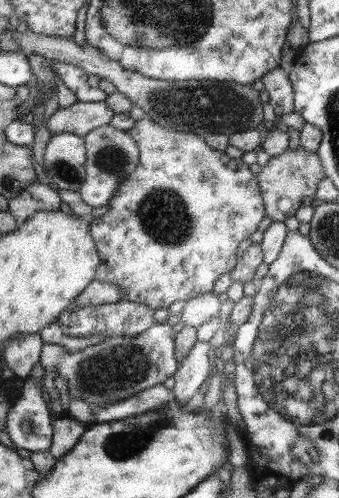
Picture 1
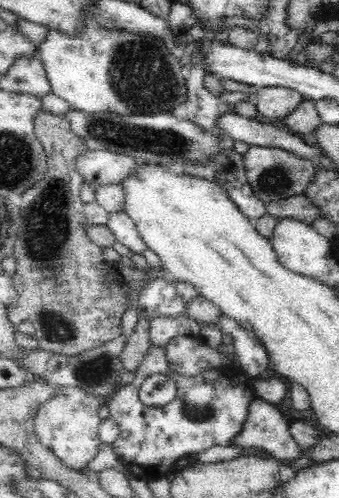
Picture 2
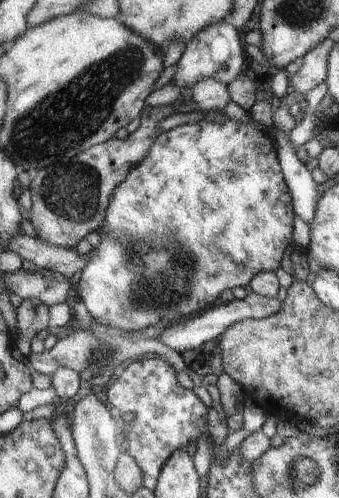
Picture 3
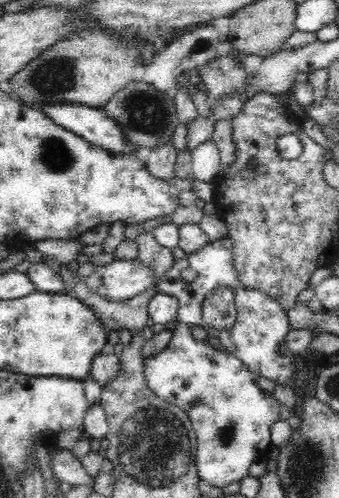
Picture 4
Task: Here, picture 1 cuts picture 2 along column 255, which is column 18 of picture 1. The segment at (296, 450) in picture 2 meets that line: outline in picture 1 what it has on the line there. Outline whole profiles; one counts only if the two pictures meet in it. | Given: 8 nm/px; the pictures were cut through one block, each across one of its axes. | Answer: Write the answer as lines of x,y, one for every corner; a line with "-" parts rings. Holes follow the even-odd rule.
29,376
25,380
21,398
13,406
13,412
9,416
9,430
7,430
7,434
11,436
11,440
13,440
13,444
17,448
25,448
31,454
51,452
53,442
55,442
55,418
57,416
53,414
51,406
45,404
45,400
43,400
43,378
37,380
33,376

